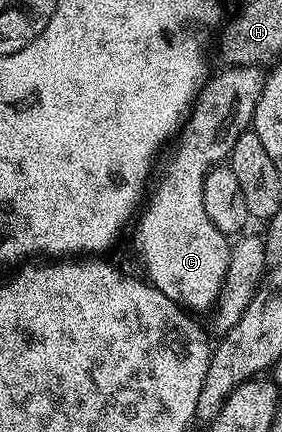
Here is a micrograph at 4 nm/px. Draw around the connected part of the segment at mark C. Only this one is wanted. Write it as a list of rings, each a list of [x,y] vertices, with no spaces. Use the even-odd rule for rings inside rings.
[[[229,66],[222,70],[226,71],[203,83],[184,126],[177,132],[178,144],[170,155],[170,164],[163,169],[154,192],[149,192],[137,216],[138,255],[146,270],[145,278],[164,297],[190,313],[209,312],[217,304],[232,246],[227,235],[220,233],[204,213],[204,177],[229,156],[236,137],[253,124],[254,104],[264,82],[258,67]]]

